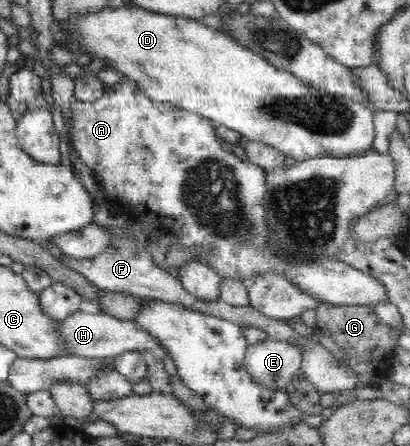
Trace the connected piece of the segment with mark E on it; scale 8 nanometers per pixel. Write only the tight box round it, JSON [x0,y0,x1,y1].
[243,338,302,389]

